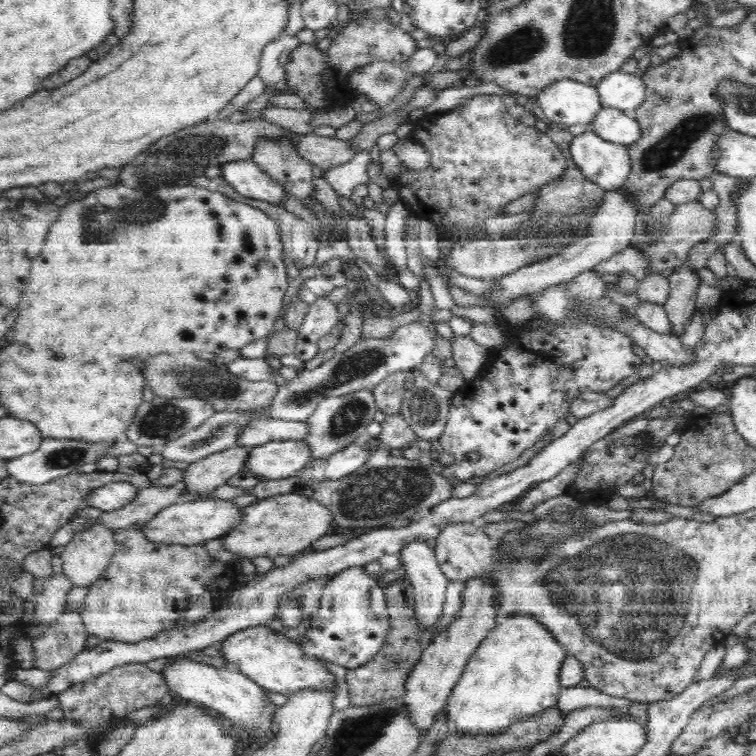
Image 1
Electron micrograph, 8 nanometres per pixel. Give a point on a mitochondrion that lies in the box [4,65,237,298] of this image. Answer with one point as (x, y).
(176, 161)

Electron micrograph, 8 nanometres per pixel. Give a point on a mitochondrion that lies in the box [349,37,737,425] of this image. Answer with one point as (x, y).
(669, 149)

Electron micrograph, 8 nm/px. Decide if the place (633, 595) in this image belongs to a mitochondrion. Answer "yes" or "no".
yes

